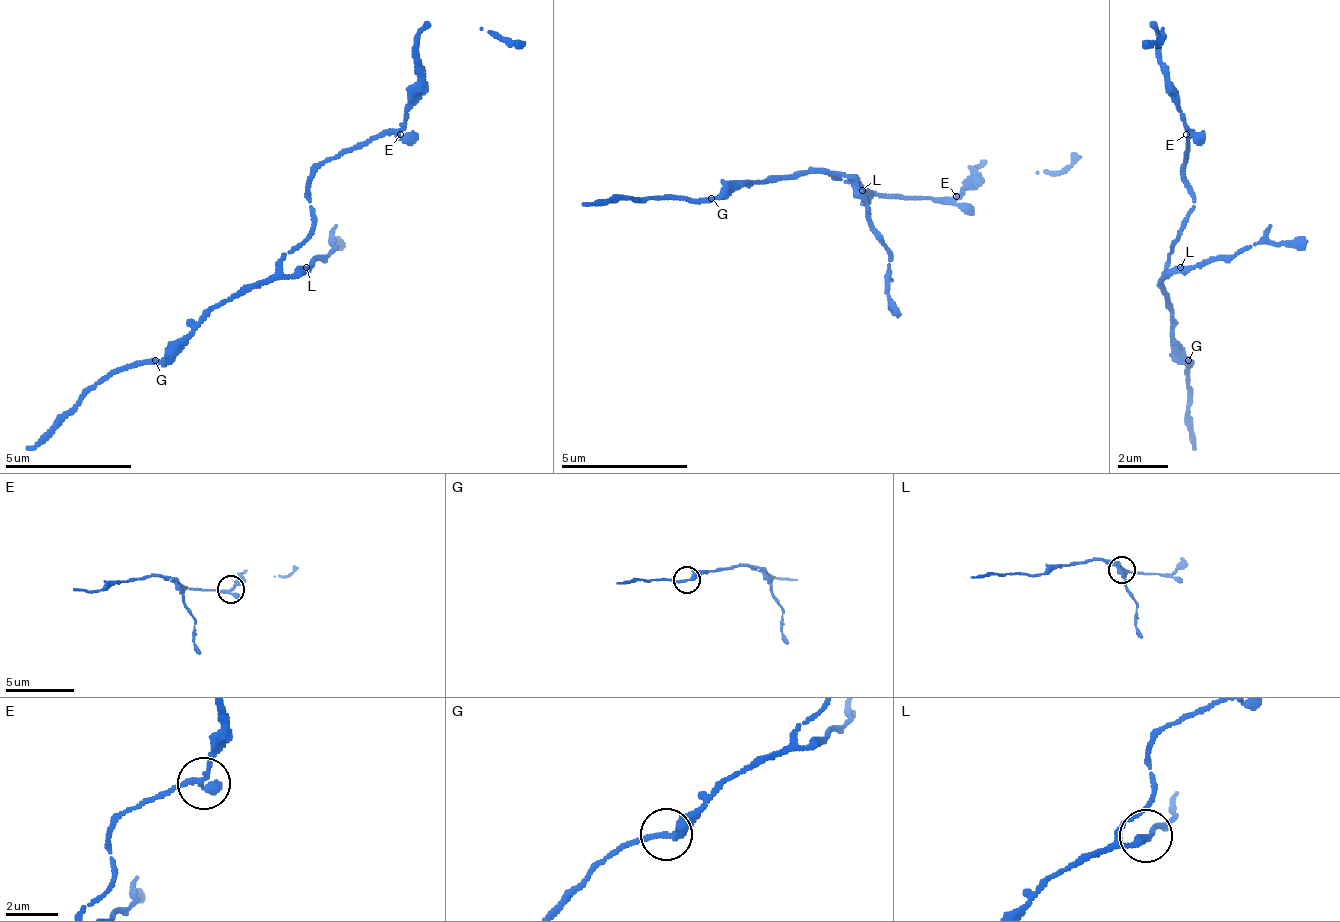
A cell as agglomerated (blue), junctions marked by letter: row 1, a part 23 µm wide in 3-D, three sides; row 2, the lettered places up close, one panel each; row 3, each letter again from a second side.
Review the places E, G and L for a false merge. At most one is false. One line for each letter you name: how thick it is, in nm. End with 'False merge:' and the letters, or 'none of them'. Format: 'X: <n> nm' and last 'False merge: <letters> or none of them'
G: 300 nm
False merge: G

